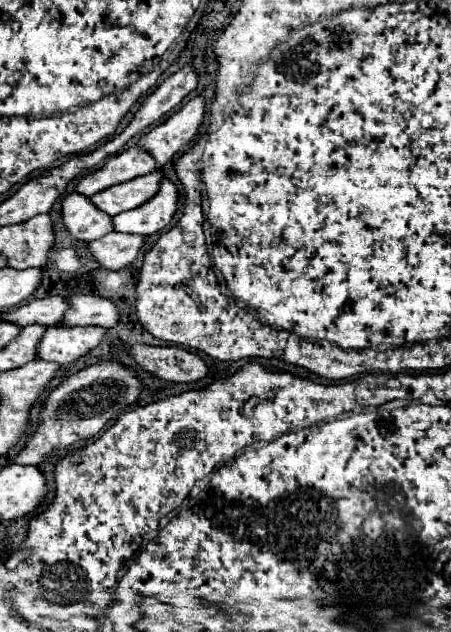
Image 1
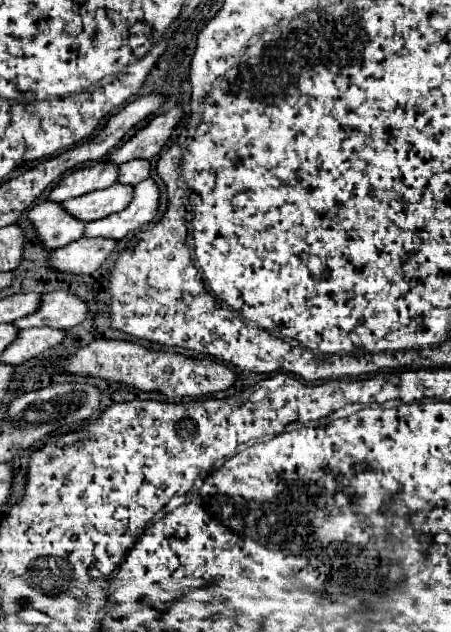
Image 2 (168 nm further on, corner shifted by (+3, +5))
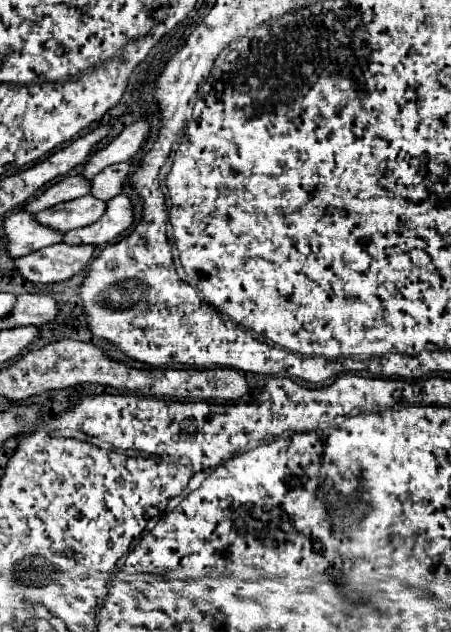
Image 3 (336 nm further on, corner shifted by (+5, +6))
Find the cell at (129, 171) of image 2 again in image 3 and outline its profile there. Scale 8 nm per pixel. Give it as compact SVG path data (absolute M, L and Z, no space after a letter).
M128 161L106 167L102 173L98 173L92 179L92 195L98 199L104 199L104 201L118 195L124 187L126 179L130 177L130 169L132 169L132 165Z

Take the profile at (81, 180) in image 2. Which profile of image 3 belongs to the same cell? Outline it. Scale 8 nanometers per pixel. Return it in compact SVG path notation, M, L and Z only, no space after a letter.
M72 175L72 177L64 177L60 181L56 181L54 185L50 185L42 195L38 195L32 203L26 203L26 211L38 213L44 209L50 209L52 205L64 203L64 201L72 201L78 199L82 195L88 195L92 189L92 181L86 179L84 175Z

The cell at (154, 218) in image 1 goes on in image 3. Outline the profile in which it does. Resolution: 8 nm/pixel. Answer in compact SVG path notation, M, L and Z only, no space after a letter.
M120 193L108 201L106 213L92 225L72 229L64 235L64 241L70 245L108 245L128 231L134 223L132 201L126 193Z

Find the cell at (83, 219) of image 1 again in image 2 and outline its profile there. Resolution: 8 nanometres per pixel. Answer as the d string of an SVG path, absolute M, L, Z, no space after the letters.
M40 202L28 212L28 220L32 222L44 250L56 250L82 238L86 226L64 212L58 202Z

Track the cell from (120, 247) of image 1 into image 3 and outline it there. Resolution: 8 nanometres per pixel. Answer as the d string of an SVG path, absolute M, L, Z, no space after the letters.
M56 243L16 259L22 277L32 283L58 283L78 275L96 255L96 245Z

